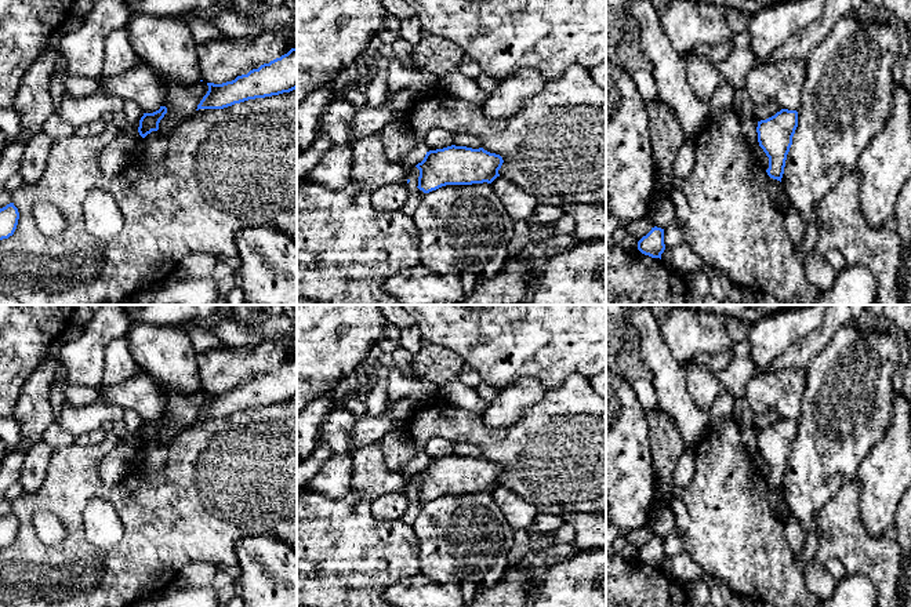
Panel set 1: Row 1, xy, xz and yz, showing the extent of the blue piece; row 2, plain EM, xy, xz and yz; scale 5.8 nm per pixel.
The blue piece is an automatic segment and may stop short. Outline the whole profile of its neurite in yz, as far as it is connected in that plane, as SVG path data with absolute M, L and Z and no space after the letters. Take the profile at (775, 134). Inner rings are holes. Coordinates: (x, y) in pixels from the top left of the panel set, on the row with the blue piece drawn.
M781 109L774 116L758 121L759 146L769 157L767 175L781 182L787 155L798 127L798 112Z

